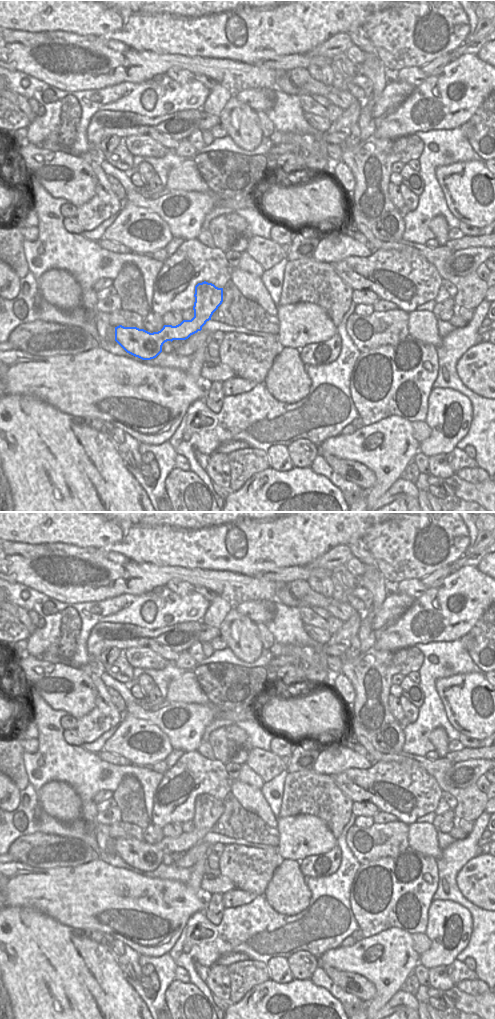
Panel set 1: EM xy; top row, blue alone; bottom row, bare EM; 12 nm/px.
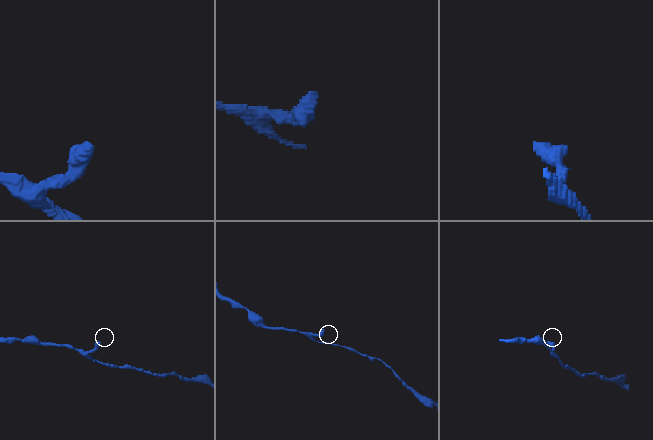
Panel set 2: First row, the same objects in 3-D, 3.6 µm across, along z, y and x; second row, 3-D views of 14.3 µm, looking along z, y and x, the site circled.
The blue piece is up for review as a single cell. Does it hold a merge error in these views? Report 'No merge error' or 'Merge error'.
No merge error

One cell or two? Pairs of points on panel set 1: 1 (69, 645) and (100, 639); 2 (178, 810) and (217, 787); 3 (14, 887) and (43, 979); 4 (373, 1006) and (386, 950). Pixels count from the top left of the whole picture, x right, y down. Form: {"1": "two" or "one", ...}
{"1": "two", "2": "one", "3": "two", "4": "one"}

